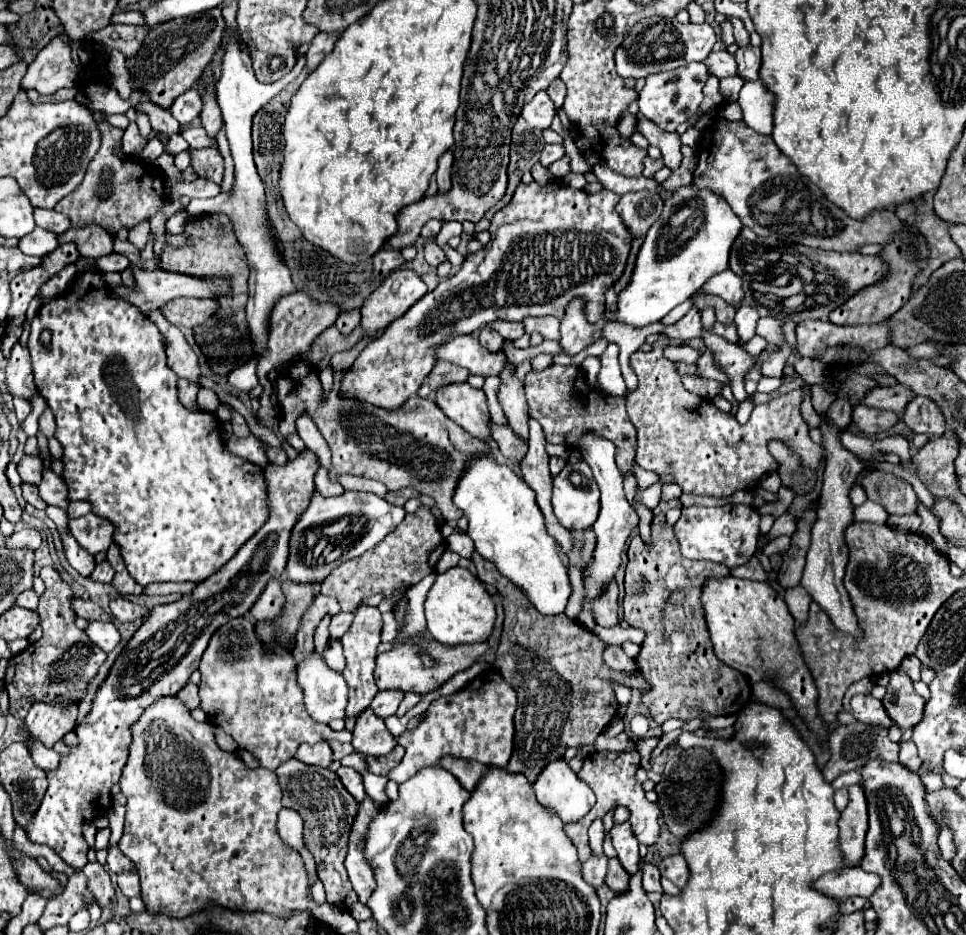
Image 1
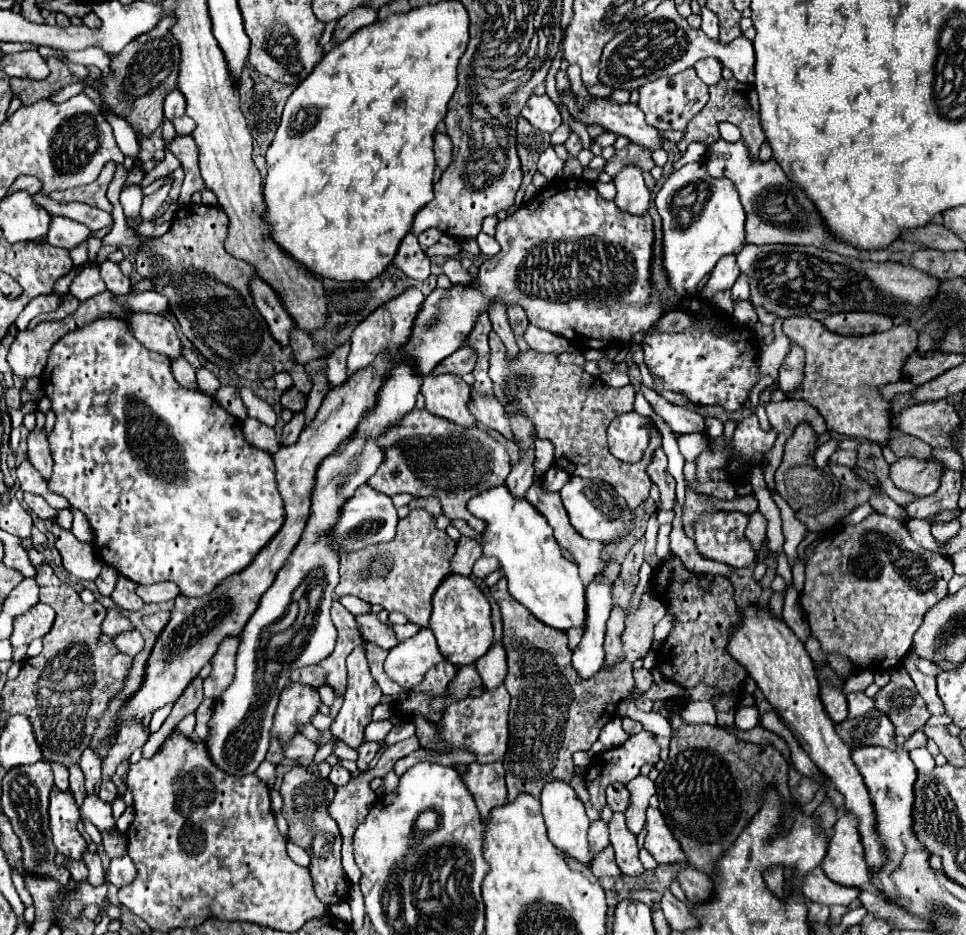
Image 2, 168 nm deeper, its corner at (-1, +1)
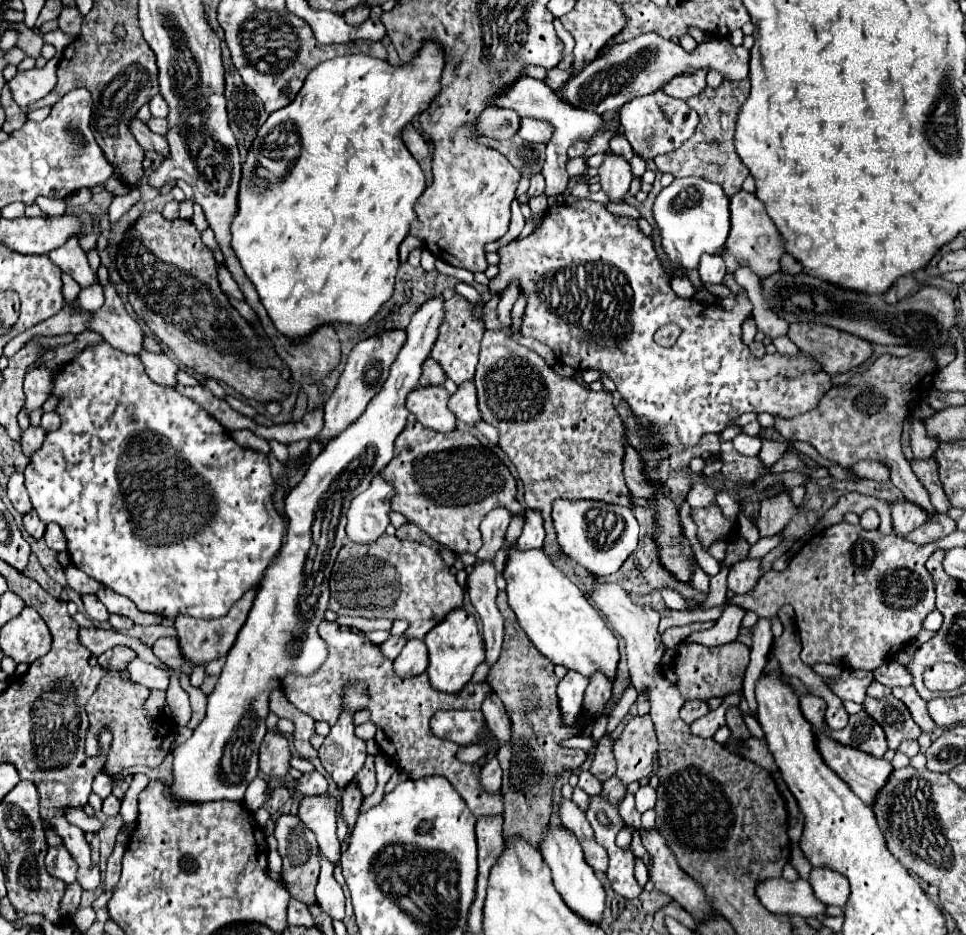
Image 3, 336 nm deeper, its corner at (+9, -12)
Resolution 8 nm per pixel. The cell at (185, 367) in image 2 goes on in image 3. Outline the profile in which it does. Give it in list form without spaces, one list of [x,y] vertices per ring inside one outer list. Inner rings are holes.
[[[143,351],[139,357],[141,357],[143,365],[145,365],[145,371],[149,373],[149,377],[155,383],[171,385],[171,387],[177,385],[175,375],[177,375],[179,367],[167,355],[157,355],[157,353],[151,353],[151,351]]]

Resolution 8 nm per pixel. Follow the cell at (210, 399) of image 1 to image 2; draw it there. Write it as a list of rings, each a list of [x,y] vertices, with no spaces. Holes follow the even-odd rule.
[[[201,366],[201,368],[197,370],[197,386],[199,386],[199,390],[205,392],[207,396],[215,396],[215,392],[217,392],[217,388],[219,388],[221,384],[219,384],[219,380],[215,378],[213,372],[209,372],[207,368]]]

